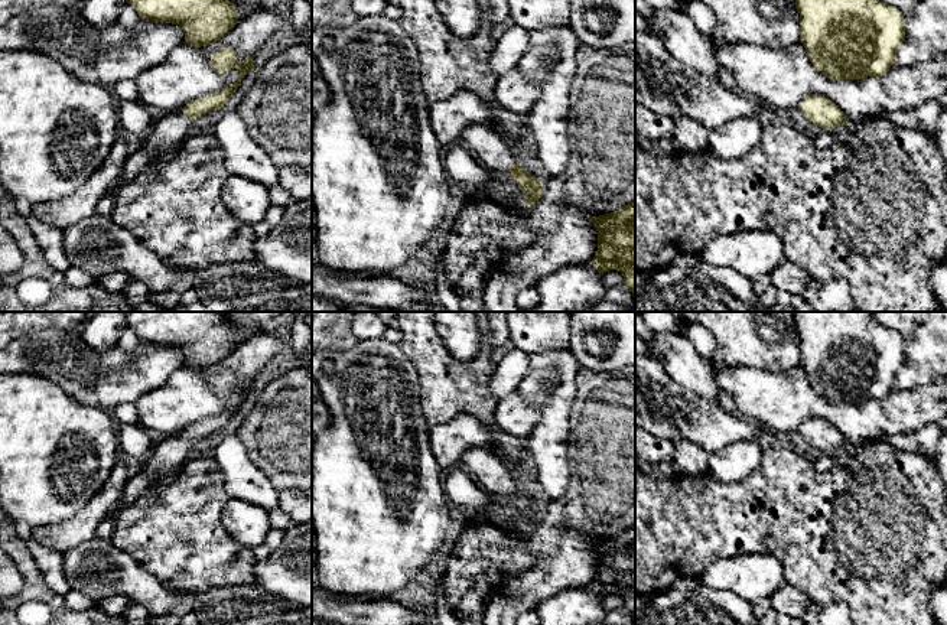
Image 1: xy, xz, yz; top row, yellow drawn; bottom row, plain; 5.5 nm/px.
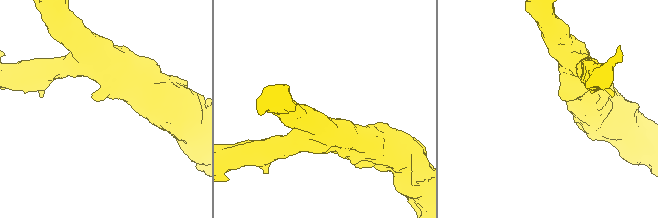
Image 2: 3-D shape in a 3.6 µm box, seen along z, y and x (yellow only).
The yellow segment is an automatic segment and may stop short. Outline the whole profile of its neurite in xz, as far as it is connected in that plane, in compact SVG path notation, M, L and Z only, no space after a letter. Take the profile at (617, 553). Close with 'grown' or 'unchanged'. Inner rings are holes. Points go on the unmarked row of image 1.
M635 525L606 538L586 540L598 554L598 574L590 587L602 598L621 595L622 606L635 618Z; unchanged

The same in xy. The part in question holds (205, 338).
M123 312L127 326L143 342L180 348L185 365L206 370L240 344L224 312Z; unchanged

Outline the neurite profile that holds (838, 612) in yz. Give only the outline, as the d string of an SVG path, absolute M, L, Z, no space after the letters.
M784 582L771 596L771 608L790 618L801 618L804 625L853 625L846 602L826 606L813 605L808 595Z

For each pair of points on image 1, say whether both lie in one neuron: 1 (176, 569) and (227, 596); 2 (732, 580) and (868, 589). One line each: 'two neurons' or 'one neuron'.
1: two neurons
2: two neurons

